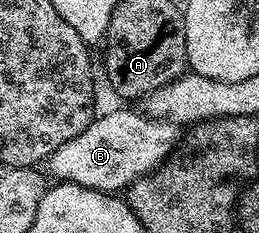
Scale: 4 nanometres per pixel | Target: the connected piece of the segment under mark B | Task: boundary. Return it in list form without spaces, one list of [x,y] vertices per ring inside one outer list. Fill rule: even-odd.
[[[143,111],[137,112],[108,112],[105,116],[97,115],[78,138],[70,138],[70,142],[62,142],[58,150],[48,157],[46,168],[56,175],[57,181],[65,184],[77,184],[86,186],[90,190],[99,192],[119,193],[127,189],[138,178],[142,178],[147,172],[153,172],[159,168],[165,160],[173,155],[172,147],[176,144],[177,125],[173,124],[170,119],[153,119],[145,115]]]

